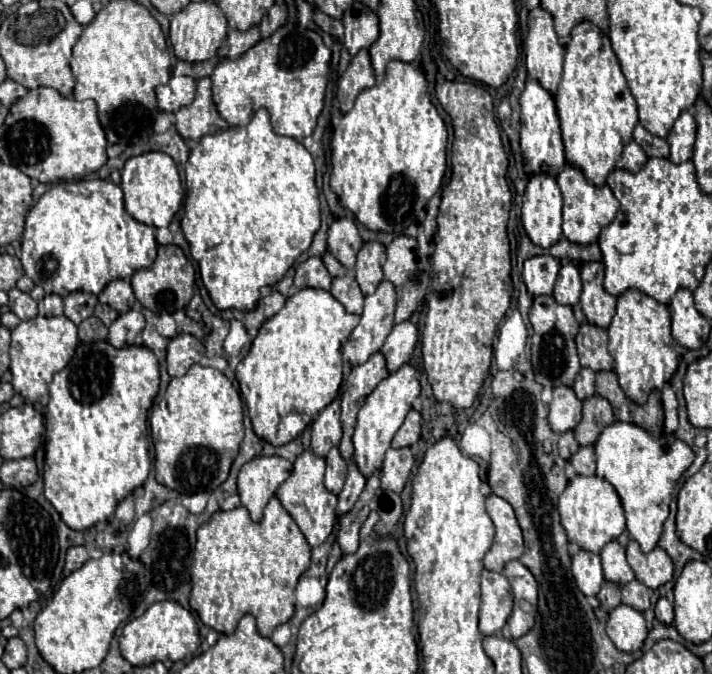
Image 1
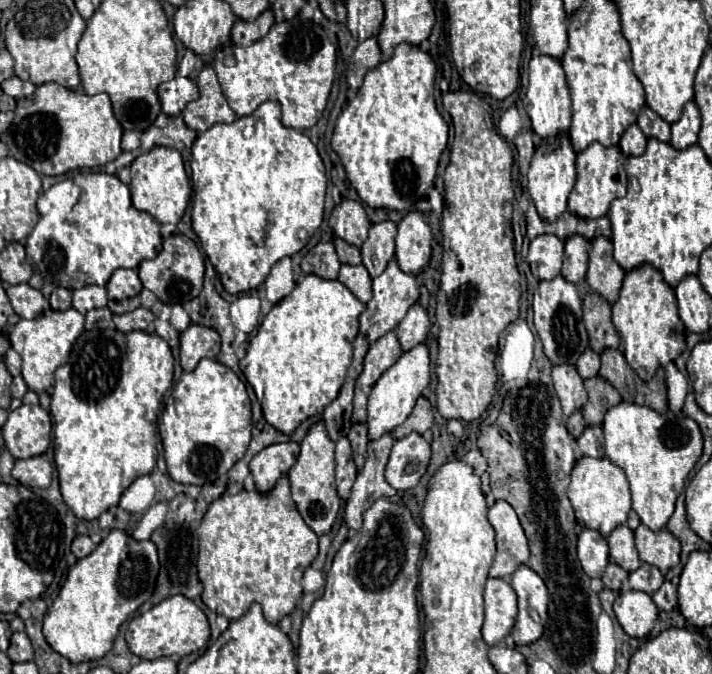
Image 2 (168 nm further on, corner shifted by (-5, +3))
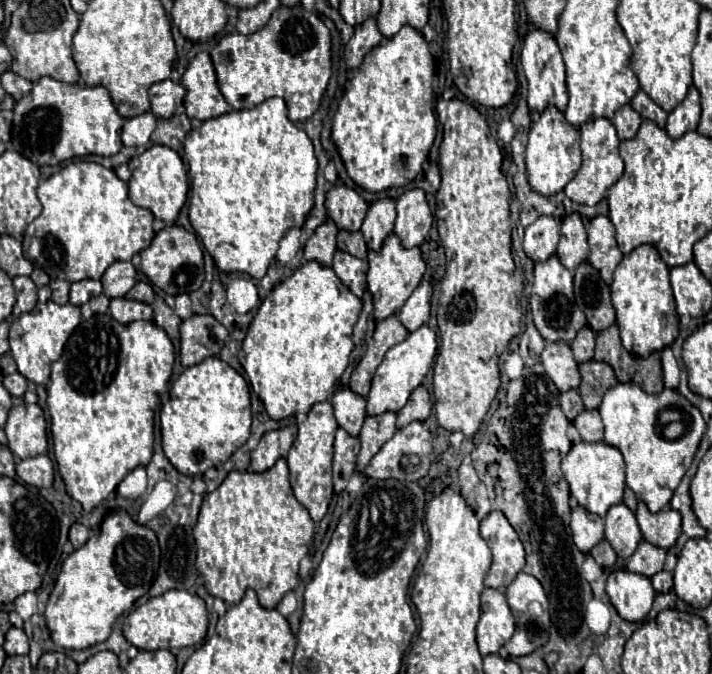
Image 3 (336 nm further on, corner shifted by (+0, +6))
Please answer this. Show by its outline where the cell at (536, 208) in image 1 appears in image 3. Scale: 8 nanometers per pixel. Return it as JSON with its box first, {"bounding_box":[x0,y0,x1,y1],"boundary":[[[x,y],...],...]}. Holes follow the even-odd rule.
{"bounding_box":[526,108,580,196],"boundary":[[[546,108],[546,112],[542,112],[528,134],[528,146],[526,146],[526,174],[528,174],[528,184],[530,188],[540,194],[540,196],[552,196],[562,192],[562,188],[576,176],[578,168],[580,168],[580,132],[576,128],[572,128],[566,120],[564,114],[558,112],[556,108]]]}

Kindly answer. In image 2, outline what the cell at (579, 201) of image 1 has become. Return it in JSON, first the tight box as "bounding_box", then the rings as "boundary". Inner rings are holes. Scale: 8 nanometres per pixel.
{"bounding_box":[569,143,627,219],"boundary":[[[591,143],[585,151],[577,155],[577,183],[569,195],[569,211],[585,217],[585,219],[597,219],[607,215],[609,205],[613,199],[623,197],[627,193],[627,173],[625,173],[625,155],[617,145],[605,147],[601,143]]]}

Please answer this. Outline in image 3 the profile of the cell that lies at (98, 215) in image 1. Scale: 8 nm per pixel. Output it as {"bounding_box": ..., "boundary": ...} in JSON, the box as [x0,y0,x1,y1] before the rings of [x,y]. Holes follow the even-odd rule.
{"bounding_box":[24,162,154,280],"boundary":[[[70,162],[58,174],[38,184],[38,198],[42,202],[42,214],[28,224],[24,234],[24,256],[42,268],[52,280],[100,280],[106,268],[118,260],[132,260],[134,254],[146,250],[154,238],[154,216],[148,208],[138,208],[128,198],[128,186],[114,170],[108,170],[96,162]]]}

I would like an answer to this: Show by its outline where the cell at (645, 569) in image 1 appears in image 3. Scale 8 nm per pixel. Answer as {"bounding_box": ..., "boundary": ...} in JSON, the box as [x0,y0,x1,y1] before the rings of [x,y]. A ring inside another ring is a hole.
{"bounding_box":[636,502,682,550],"boundary":[[[638,502],[636,520],[638,520],[644,540],[648,540],[652,546],[670,550],[680,536],[680,522],[682,520],[680,520],[678,512],[674,512],[674,510],[660,510],[660,512],[652,514],[646,508],[646,504]]]}

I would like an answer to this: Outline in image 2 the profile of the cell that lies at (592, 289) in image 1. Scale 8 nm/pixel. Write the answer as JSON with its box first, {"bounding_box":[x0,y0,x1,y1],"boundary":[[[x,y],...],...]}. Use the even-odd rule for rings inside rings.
{"bounding_box":[587,237,625,303],"boundary":[[[607,237],[593,239],[589,249],[589,271],[587,283],[593,291],[601,293],[609,303],[615,303],[621,291],[625,269],[613,257],[613,247]]]}

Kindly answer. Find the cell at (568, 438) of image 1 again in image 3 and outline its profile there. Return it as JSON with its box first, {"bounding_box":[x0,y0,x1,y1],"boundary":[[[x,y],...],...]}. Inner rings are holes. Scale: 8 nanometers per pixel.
{"bounding_box":[560,390,584,422],"boundary":[[[574,390],[574,392],[564,392],[562,398],[560,398],[560,404],[562,404],[564,416],[566,416],[570,422],[574,422],[574,418],[584,410],[584,408],[582,408],[582,398],[580,398],[578,390]]]}

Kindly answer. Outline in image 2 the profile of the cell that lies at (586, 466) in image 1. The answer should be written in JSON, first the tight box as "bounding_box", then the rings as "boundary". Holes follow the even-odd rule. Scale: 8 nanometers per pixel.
{"bounding_box":[577,425,603,457],"boundary":[[[595,425],[595,427],[587,427],[583,431],[583,435],[577,439],[579,443],[579,449],[583,455],[589,455],[589,457],[603,457],[603,427],[601,425]]]}

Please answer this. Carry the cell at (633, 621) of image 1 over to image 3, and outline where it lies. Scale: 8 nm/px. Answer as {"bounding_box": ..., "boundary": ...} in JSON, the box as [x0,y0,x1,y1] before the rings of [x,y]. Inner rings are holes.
{"bounding_box":[606,570,656,622],"boundary":[[[626,570],[610,572],[606,594],[610,596],[610,602],[620,618],[628,622],[642,622],[648,616],[656,596],[648,578]]]}

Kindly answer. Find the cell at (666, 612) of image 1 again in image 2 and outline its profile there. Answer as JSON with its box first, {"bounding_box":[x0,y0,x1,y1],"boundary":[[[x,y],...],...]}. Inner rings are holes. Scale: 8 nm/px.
{"bounding_box":[651,581,677,611],"boundary":[[[665,581],[651,597],[661,611],[673,611],[677,607],[677,585],[673,585],[671,581]]]}

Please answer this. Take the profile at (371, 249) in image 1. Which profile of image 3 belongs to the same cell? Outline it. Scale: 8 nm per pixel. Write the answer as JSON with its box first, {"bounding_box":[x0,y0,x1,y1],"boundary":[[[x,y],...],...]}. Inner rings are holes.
{"bounding_box":[362,198,396,250],"boundary":[[[390,198],[378,200],[368,208],[368,214],[362,224],[362,234],[368,250],[382,248],[384,240],[392,234],[394,216],[396,216],[396,208],[394,208],[394,200]]]}

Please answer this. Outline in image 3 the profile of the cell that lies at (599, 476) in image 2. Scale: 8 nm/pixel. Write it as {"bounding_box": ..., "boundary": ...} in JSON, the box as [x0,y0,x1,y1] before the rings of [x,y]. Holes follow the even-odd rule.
{"bounding_box":[562,442,624,516],"boundary":[[[578,442],[572,446],[568,456],[562,460],[562,472],[566,476],[566,482],[570,484],[570,494],[578,500],[582,508],[586,508],[592,514],[606,516],[606,512],[622,502],[624,494],[624,460],[622,454],[604,442],[598,444],[586,444]]]}

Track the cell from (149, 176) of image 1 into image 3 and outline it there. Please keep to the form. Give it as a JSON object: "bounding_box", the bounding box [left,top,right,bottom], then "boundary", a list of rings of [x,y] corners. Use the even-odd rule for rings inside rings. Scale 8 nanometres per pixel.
{"bounding_box":[128,146,188,224],"boundary":[[[152,146],[144,154],[132,158],[128,162],[132,178],[128,180],[128,196],[136,206],[148,208],[156,218],[164,220],[166,224],[174,224],[180,208],[188,198],[188,174],[182,164],[182,158],[168,146]]]}

